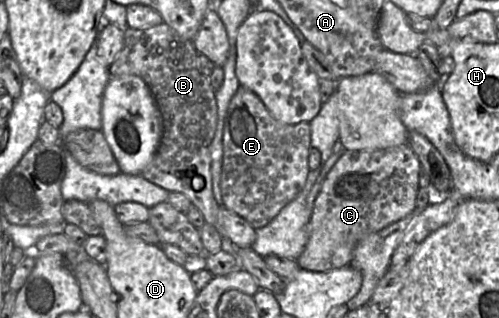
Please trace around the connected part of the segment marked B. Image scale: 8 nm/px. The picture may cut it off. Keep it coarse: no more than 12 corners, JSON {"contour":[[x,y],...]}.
{"contour":[[128,27],[110,77],[135,75],[162,116],[141,176],[217,229],[217,105],[192,40]]}

